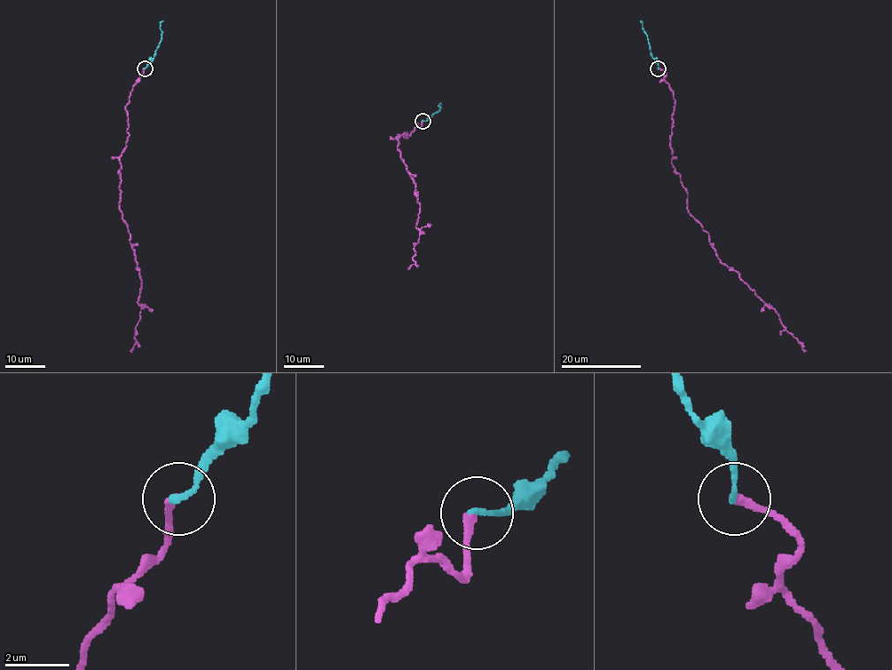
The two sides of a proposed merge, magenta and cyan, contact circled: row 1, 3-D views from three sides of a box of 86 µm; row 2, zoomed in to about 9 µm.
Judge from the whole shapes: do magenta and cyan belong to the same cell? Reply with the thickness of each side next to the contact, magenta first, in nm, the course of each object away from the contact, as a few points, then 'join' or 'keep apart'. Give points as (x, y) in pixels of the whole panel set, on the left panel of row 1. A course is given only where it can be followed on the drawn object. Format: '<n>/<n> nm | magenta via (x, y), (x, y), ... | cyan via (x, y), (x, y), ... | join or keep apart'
240/190 nm | magenta via (145, 67), (125, 106), (129, 135), (120, 157), (119, 209), (127, 224), (142, 280), (137, 343), (130, 351) | cyan via (145, 67), (160, 43), (160, 24), (162, 20) | join

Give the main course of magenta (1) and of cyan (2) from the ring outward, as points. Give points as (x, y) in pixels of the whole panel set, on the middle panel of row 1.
1: (422, 121), (406, 137), (398, 134), (397, 150), (420, 205), (414, 263), (408, 269)
2: (422, 121), (440, 110), (438, 105), (441, 103)

